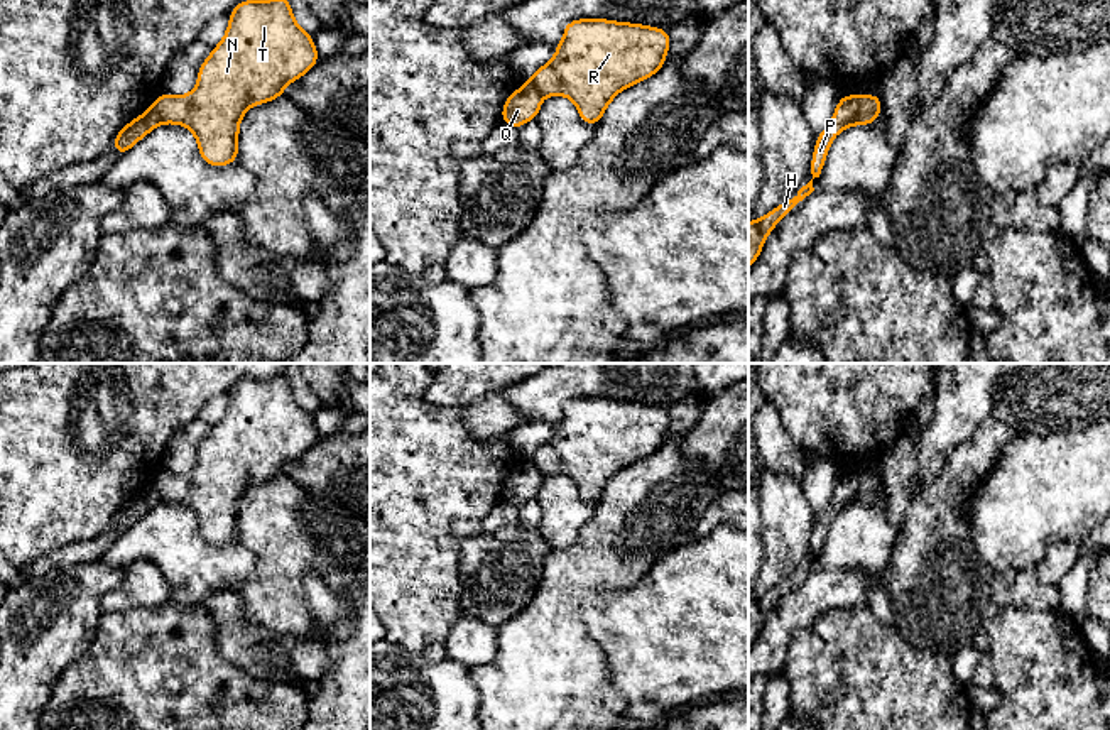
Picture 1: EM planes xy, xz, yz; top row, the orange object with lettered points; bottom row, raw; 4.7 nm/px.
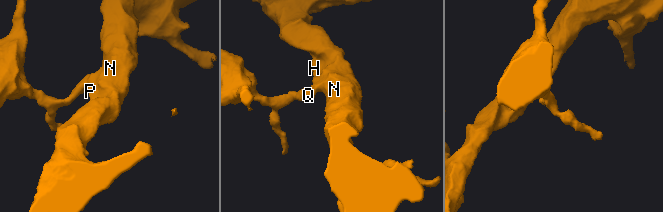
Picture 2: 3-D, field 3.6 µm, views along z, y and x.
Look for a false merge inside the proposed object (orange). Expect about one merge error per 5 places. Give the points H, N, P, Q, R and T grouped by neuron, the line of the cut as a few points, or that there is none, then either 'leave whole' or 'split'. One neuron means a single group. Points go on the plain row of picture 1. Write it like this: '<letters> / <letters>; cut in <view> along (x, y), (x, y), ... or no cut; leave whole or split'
H N P R T / Q; cut in yz along (859, 475), (859, 490), (854, 502); split

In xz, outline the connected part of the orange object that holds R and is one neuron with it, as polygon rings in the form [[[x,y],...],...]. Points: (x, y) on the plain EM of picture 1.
[[[579,397],[564,404],[556,434],[527,458],[542,475],[568,475],[585,502],[598,504],[610,480],[625,466],[654,455],[666,441],[669,411],[642,402]]]

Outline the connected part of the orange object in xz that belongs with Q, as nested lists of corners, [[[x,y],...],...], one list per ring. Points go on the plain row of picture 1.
[[[531,463],[512,470],[502,487],[502,500],[520,507],[534,498],[541,488],[542,473]]]

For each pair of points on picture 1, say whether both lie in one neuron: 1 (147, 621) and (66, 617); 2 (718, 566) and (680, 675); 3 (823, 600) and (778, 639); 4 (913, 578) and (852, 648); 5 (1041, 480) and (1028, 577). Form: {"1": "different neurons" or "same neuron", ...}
{"1": "different neurons", "2": "same neuron", "3": "same neuron", "4": "different neurons", "5": "different neurons"}

